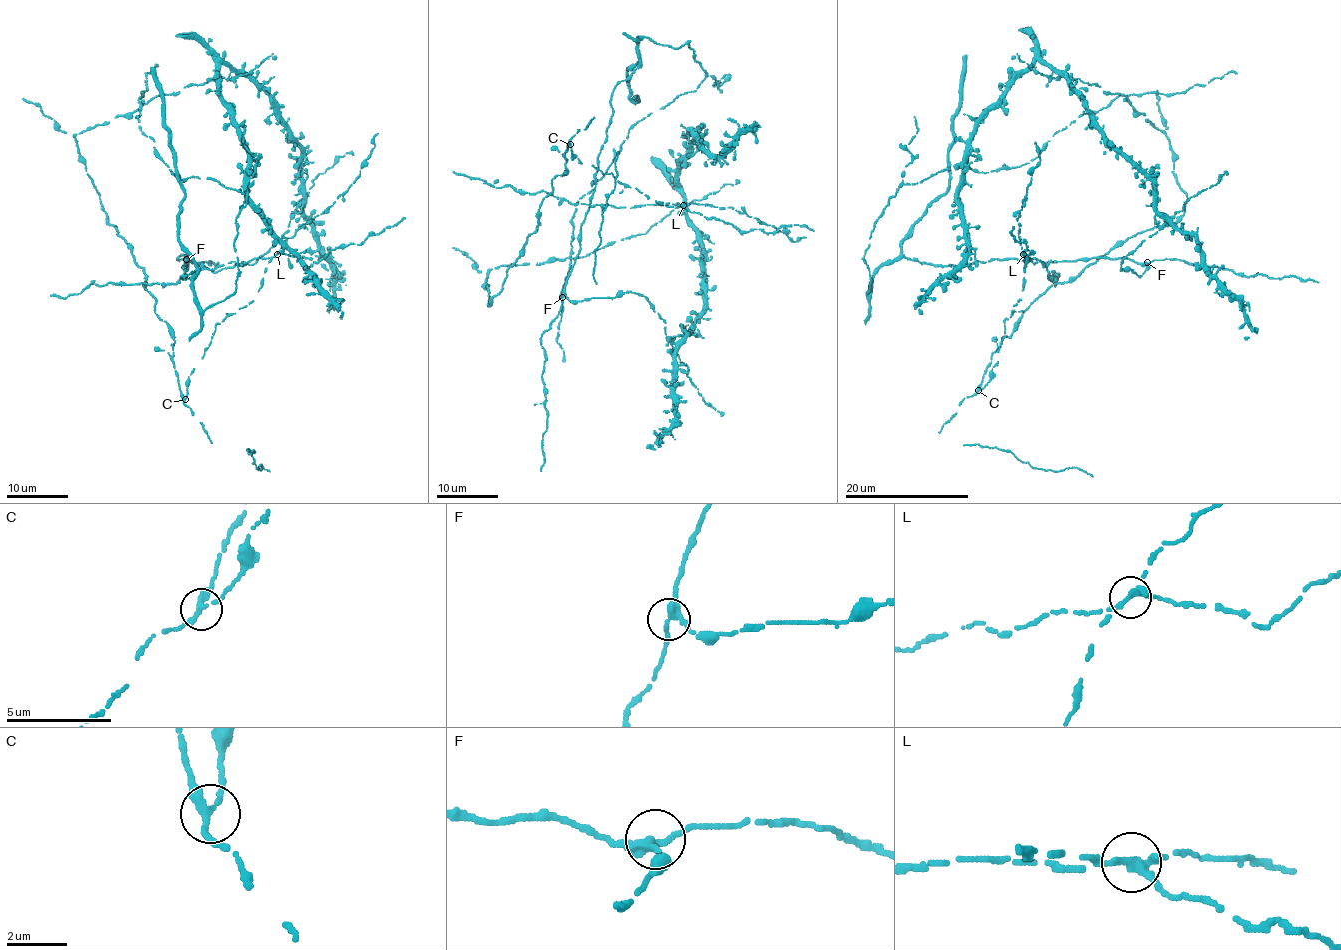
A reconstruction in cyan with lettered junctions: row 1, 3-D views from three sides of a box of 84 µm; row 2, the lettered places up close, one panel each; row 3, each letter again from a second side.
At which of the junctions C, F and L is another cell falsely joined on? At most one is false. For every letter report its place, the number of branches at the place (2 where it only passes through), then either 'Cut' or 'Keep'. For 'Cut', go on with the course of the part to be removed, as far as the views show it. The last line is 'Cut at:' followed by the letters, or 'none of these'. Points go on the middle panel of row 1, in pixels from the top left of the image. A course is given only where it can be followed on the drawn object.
C: Place: (570, 144). Branches: 3. Keep
F: Place: (562, 297). Branches: 3. Keep
L: Place: (683, 205). Branches: 3. Cut. Course of the part to remove: (682, 205), (631, 208), (573, 204), (544, 191), (529, 194), (510, 186), (492, 187), (482, 180), (453, 171)
Cut at: L

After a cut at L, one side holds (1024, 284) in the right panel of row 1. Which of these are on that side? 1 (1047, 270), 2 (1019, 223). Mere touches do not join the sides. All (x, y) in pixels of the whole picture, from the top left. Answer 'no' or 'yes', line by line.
1: no
2: yes

